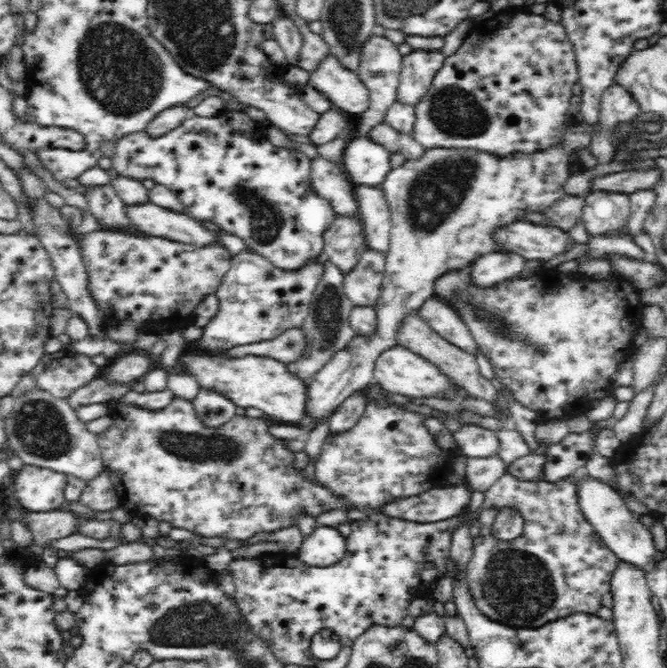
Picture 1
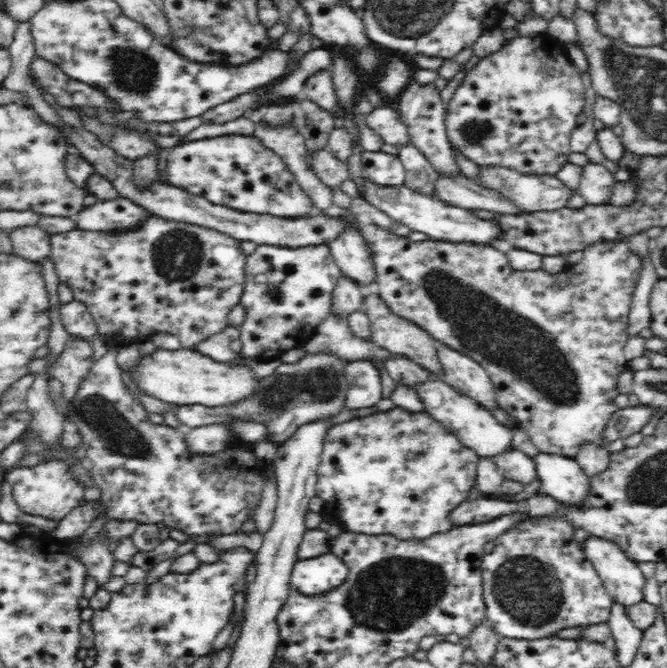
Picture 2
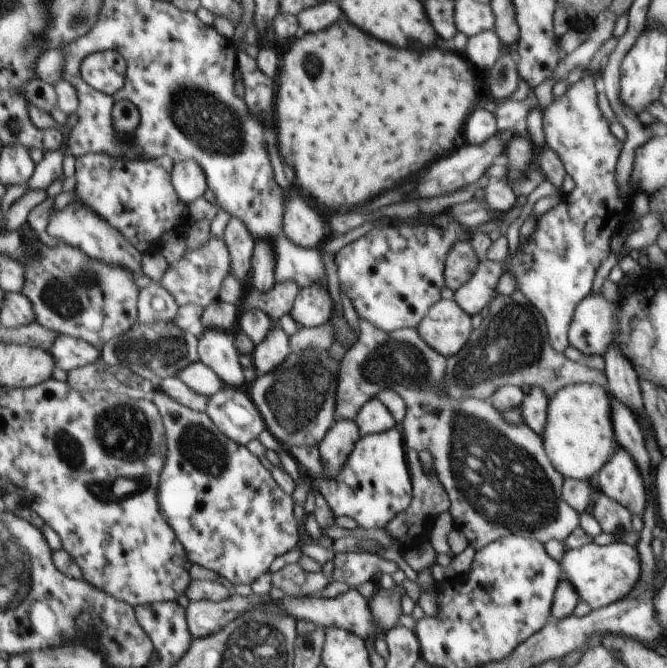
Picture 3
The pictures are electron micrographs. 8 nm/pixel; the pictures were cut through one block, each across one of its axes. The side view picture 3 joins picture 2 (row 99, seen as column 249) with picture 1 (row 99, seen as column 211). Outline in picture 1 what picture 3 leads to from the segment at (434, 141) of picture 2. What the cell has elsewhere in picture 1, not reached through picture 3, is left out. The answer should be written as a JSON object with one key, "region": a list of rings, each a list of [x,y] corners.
{"region":[[[441,48],[413,49],[410,54],[403,56],[396,100],[416,105],[416,100],[424,96],[425,89],[443,62],[444,54]]]}

